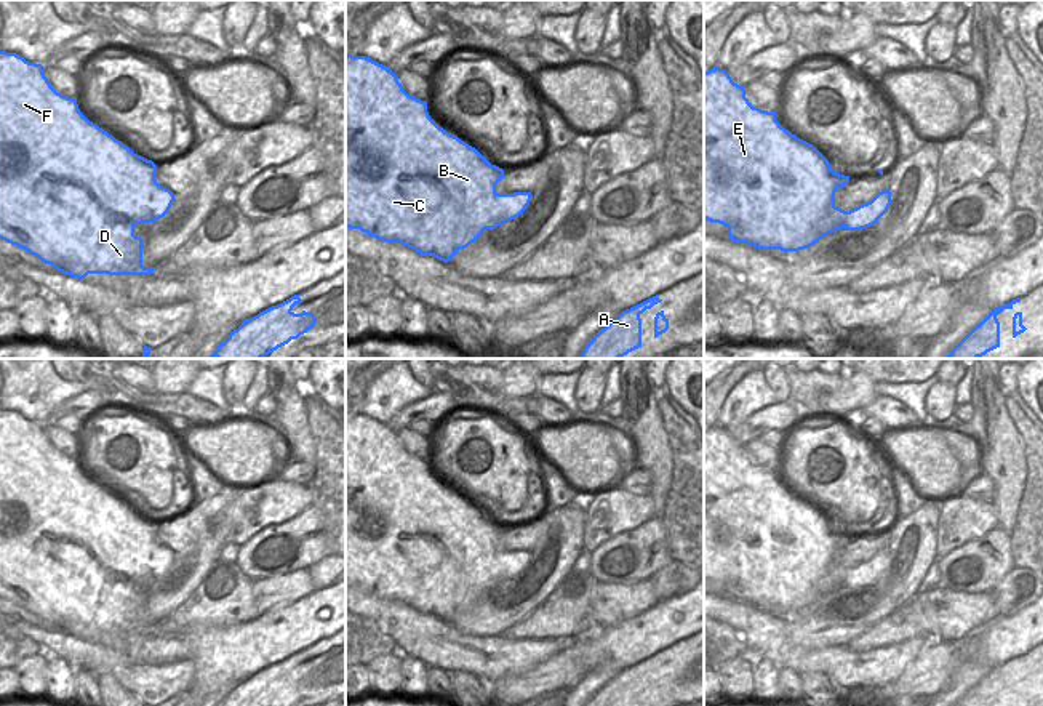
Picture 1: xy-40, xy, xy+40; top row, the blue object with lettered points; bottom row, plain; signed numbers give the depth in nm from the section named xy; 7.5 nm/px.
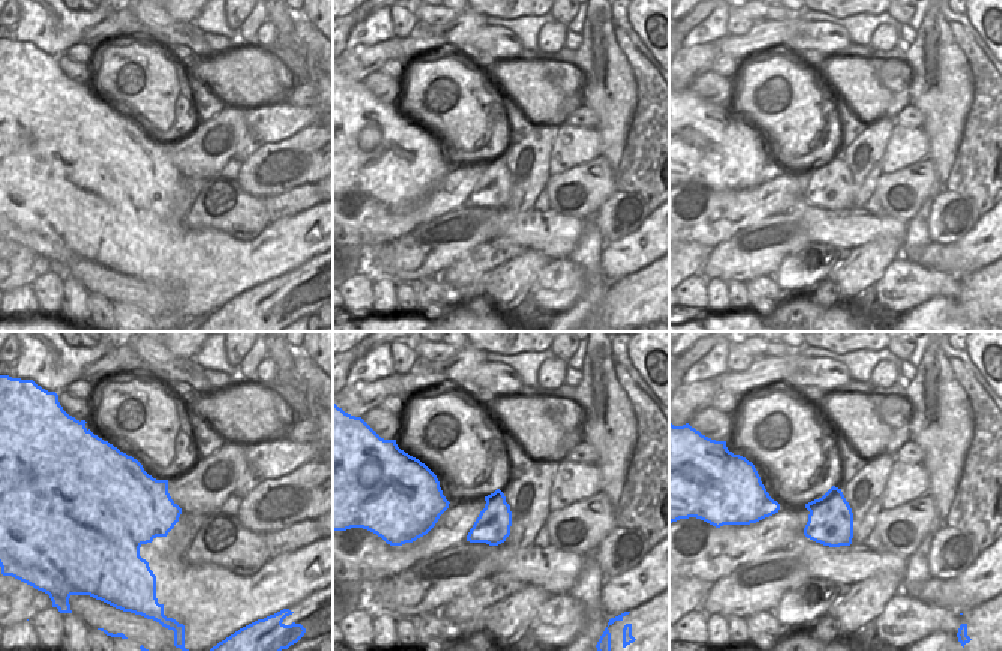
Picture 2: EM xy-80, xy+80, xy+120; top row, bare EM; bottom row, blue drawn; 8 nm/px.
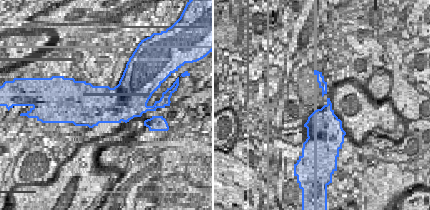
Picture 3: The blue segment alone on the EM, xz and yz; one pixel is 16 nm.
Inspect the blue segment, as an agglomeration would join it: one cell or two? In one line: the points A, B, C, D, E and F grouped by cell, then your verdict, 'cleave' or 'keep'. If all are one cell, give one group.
A C D E F / B; cleave

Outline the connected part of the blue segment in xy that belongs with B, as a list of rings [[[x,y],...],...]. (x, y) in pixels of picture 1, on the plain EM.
[[[434,479],[418,491],[416,519],[419,533],[434,535],[435,548],[445,544],[451,557],[462,559],[464,573],[477,559],[491,575],[490,589],[518,576],[533,557],[531,551],[498,552],[504,528]]]

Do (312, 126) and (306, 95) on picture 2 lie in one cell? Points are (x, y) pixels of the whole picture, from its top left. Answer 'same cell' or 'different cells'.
same cell

